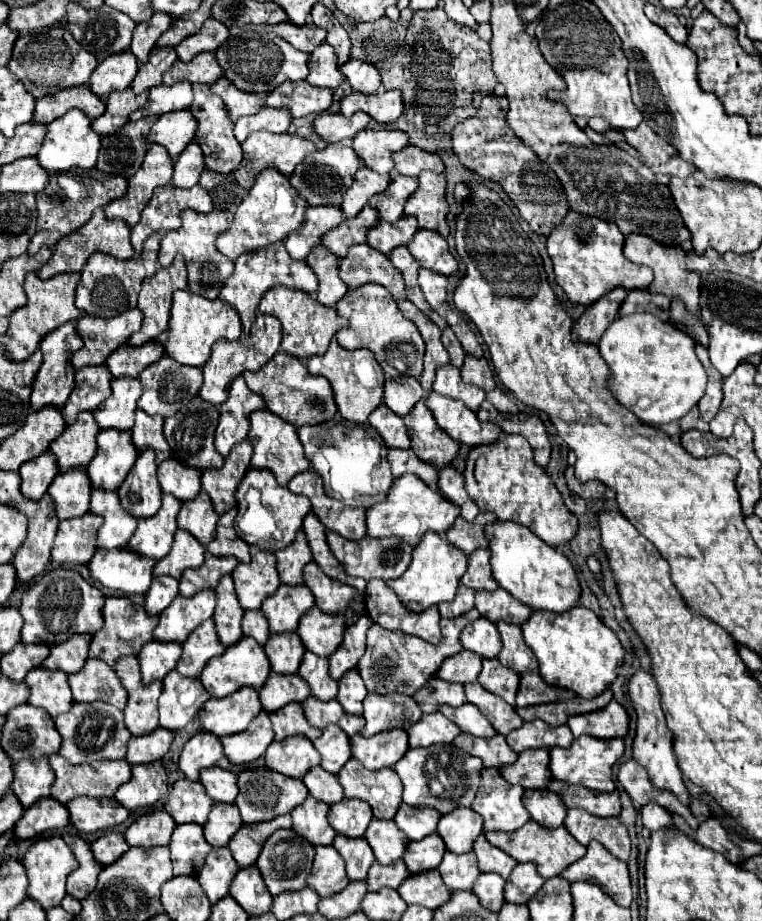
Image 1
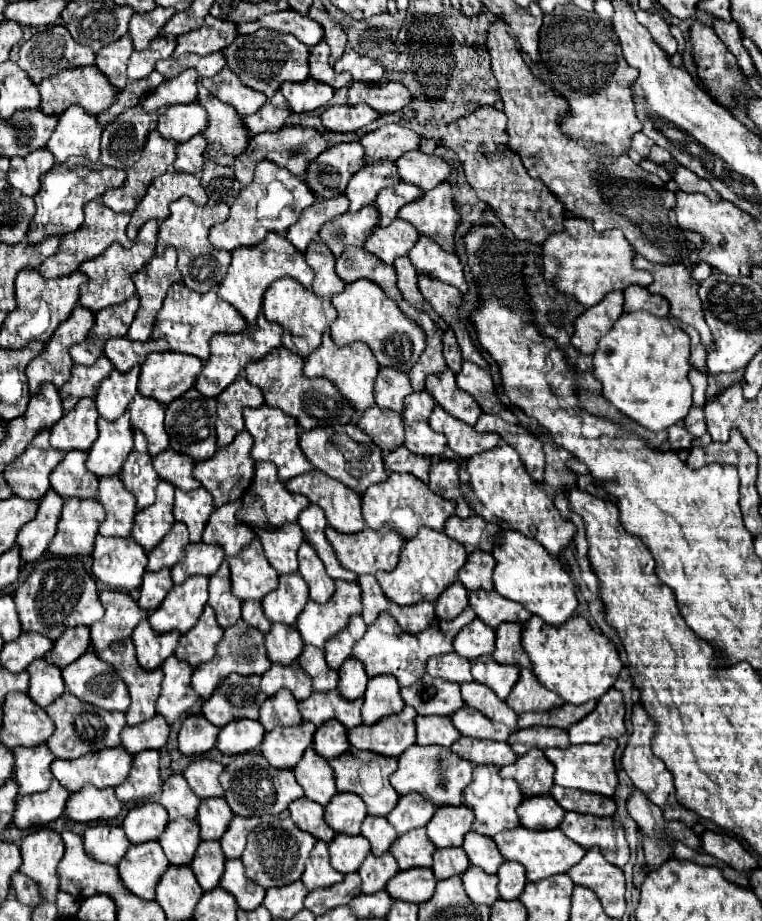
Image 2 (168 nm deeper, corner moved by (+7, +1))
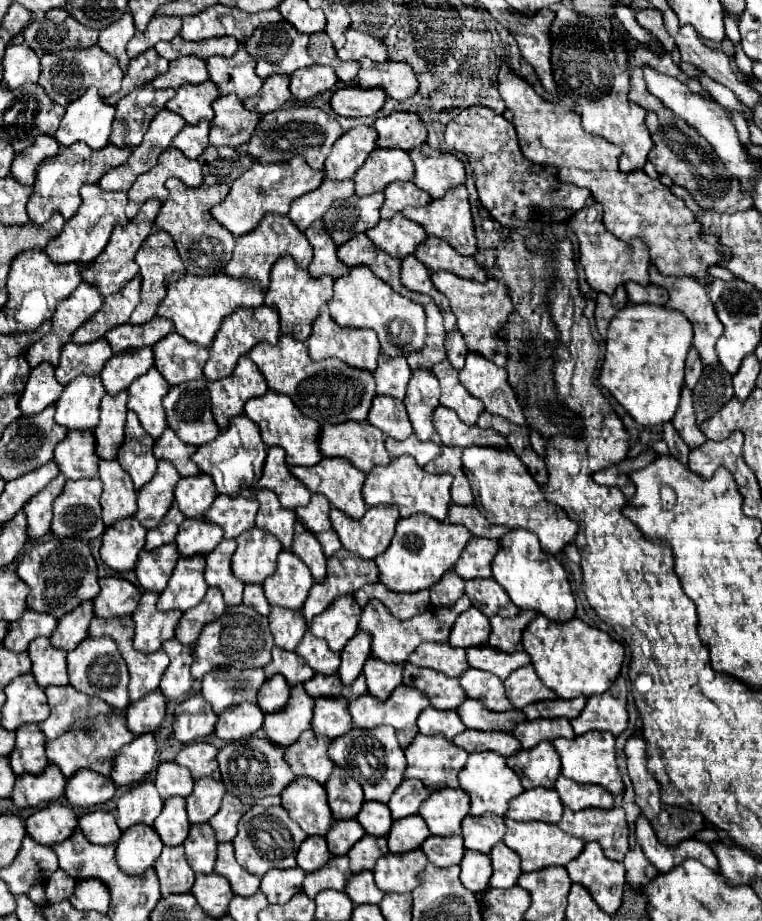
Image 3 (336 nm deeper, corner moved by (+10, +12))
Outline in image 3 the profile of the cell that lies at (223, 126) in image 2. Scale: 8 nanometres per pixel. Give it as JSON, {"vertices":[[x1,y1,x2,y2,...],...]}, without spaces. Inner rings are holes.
{"vertices":[[226,95,214,101,216,117,210,127,210,143,212,145,228,145,240,147,248,143,256,125,260,123,260,113,256,109,246,109,238,97]]}

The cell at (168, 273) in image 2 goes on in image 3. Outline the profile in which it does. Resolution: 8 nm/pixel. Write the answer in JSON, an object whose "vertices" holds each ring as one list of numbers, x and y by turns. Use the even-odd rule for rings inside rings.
{"vertices":[[154,231,152,235,148,235,148,239,142,243,140,251,136,253,136,263,140,265,140,275,142,275,142,301,140,305,134,309,130,323,132,325,142,325,148,323,154,315,156,309,160,305,160,301,166,297,166,279,170,273,184,273,184,263,176,251,176,245,172,241,172,237,166,231]]}

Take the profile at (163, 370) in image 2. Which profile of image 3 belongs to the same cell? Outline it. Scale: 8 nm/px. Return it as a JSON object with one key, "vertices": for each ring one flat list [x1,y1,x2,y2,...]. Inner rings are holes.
{"vertices":[[172,331,164,341,154,345,154,365,170,385,190,379,202,379,202,367,208,361,208,349,200,347,180,333]]}

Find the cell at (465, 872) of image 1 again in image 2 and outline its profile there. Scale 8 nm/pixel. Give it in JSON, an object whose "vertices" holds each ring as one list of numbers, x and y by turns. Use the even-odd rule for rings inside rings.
{"vertices":[[441,848,433,854,433,872,437,880,447,880,451,876,463,876,469,868,469,858,463,848]]}

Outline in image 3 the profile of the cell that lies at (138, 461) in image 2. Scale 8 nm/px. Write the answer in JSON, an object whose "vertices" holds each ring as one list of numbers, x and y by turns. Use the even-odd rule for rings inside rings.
{"vertices":[[128,411,126,441,118,453,118,461,130,473,136,489,142,489,156,473,156,457,152,447,154,439,144,431,136,413]]}

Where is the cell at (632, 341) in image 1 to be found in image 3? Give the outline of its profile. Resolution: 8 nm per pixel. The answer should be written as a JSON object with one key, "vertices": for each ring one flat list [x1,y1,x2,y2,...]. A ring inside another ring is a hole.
{"vertices":[[628,305,608,327,606,353,598,381,638,425,668,423,680,403,684,361,692,345,692,323,684,313,656,305]]}

